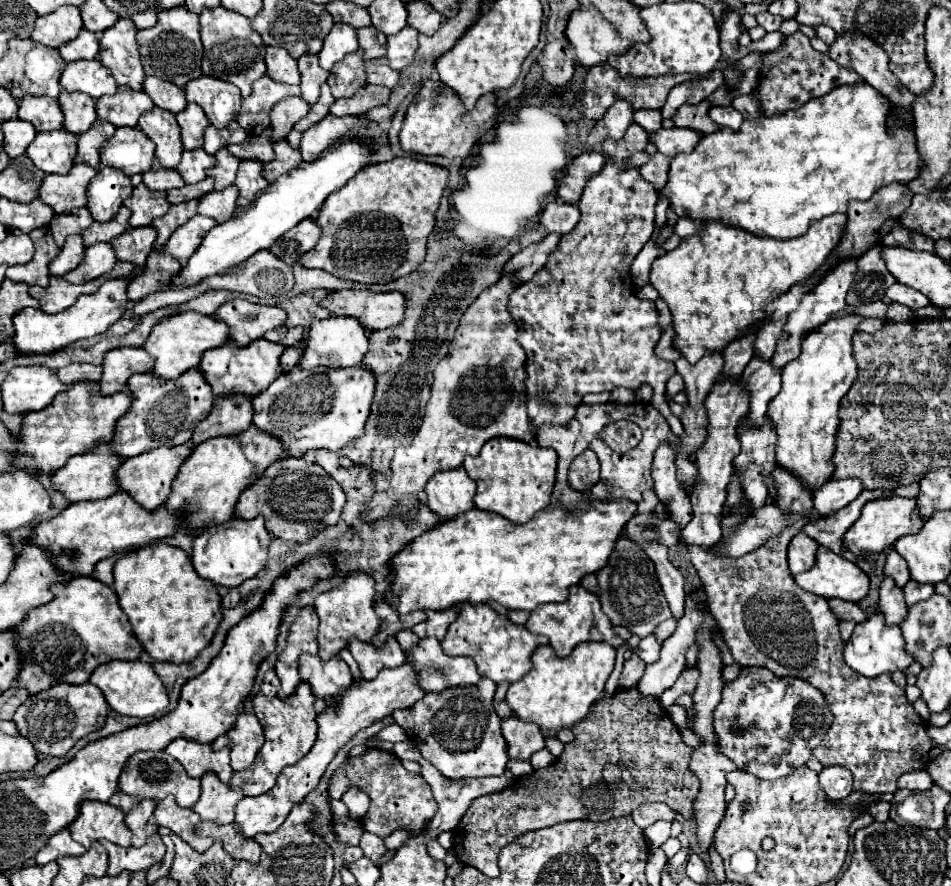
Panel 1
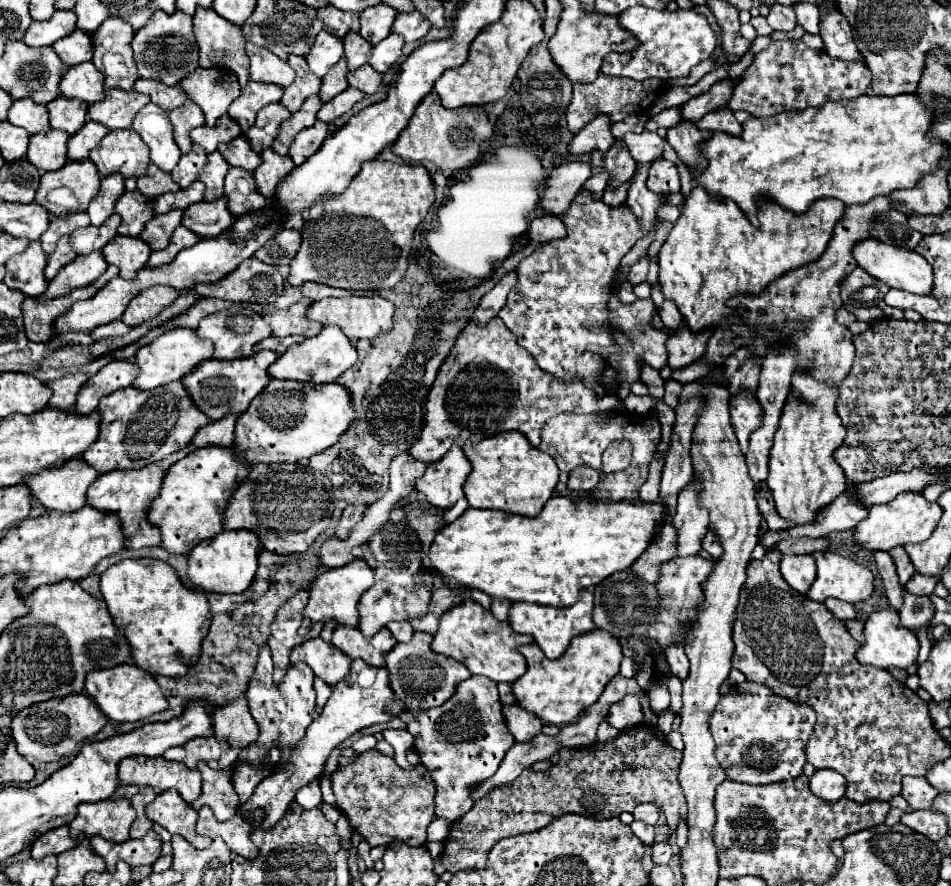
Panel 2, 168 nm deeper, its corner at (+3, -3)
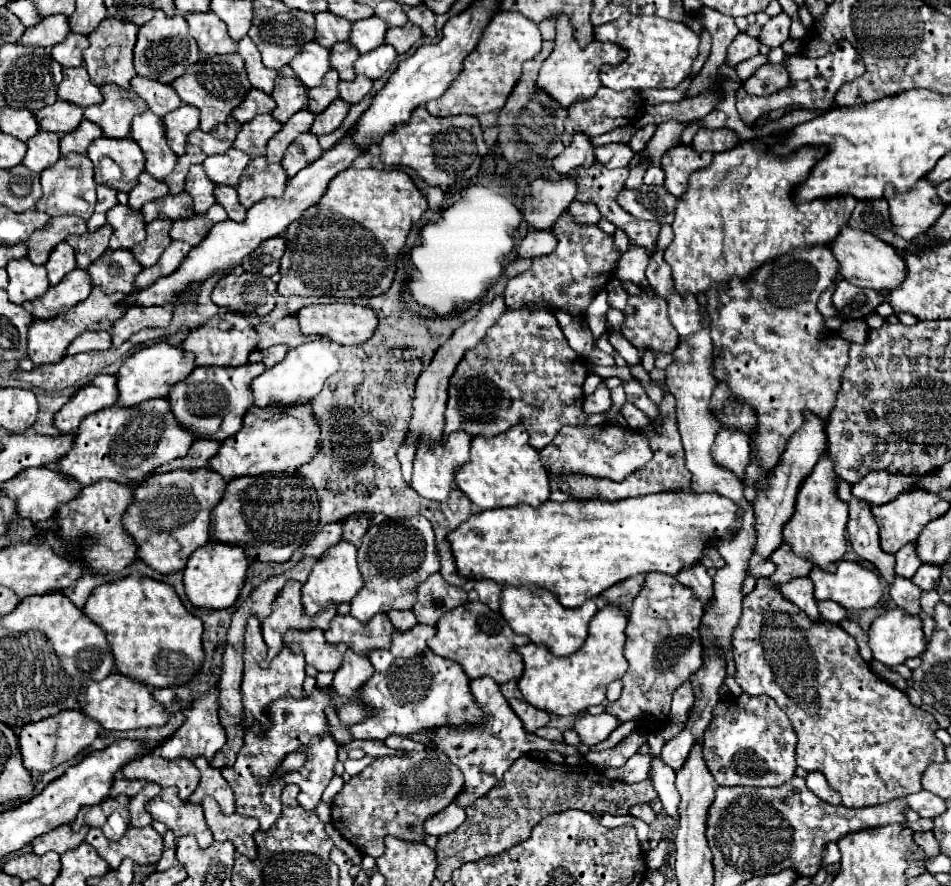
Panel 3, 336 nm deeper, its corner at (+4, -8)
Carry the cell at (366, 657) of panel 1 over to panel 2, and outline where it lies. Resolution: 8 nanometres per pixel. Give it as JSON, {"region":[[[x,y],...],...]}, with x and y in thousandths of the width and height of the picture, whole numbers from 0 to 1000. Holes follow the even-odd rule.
{"region":[[[354,705],[350,712],[350,728],[369,744],[382,744],[390,753],[405,753],[405,737],[417,726],[409,710],[401,710],[392,721],[384,721],[380,714],[371,712],[371,708]]]}

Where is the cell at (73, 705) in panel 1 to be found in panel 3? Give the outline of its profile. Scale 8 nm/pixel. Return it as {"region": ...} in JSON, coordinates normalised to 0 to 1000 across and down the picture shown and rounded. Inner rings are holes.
{"region":[[[67,801],[50,813],[29,817],[21,826],[21,849],[23,849],[23,862],[27,869],[40,869],[40,871],[50,871],[59,867],[65,860],[76,858],[80,851],[84,851],[88,844],[93,844],[99,833],[103,831],[105,817],[101,813],[86,808],[84,801]]]}

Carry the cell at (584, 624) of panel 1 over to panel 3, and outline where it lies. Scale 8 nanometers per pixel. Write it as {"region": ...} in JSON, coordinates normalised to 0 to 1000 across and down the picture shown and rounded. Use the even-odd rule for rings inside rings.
{"region":[[[528,661],[526,691],[536,709],[543,716],[553,716],[562,727],[574,727],[585,740],[599,740],[614,727],[618,718],[618,702],[627,688],[629,686],[625,677],[618,677],[614,684],[599,688],[587,679],[587,673],[583,668],[551,661]]]}

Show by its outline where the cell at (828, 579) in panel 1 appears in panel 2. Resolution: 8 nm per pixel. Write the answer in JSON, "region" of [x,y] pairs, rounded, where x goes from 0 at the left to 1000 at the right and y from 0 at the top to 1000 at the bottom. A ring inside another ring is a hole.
{"region":[[[874,622],[855,624],[859,635],[859,653],[855,656],[849,674],[855,678],[868,678],[872,674],[891,681],[903,681],[918,669],[918,647]]]}

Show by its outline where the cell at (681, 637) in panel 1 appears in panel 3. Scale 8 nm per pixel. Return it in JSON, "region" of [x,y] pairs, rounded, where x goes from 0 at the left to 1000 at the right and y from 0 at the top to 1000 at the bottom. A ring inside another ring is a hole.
{"region":[[[612,806],[606,810],[604,815],[604,826],[608,828],[610,837],[616,842],[627,842],[633,835],[637,835],[641,831],[644,824],[650,822],[650,813],[644,806],[631,806],[631,808],[623,808],[623,806]]]}

